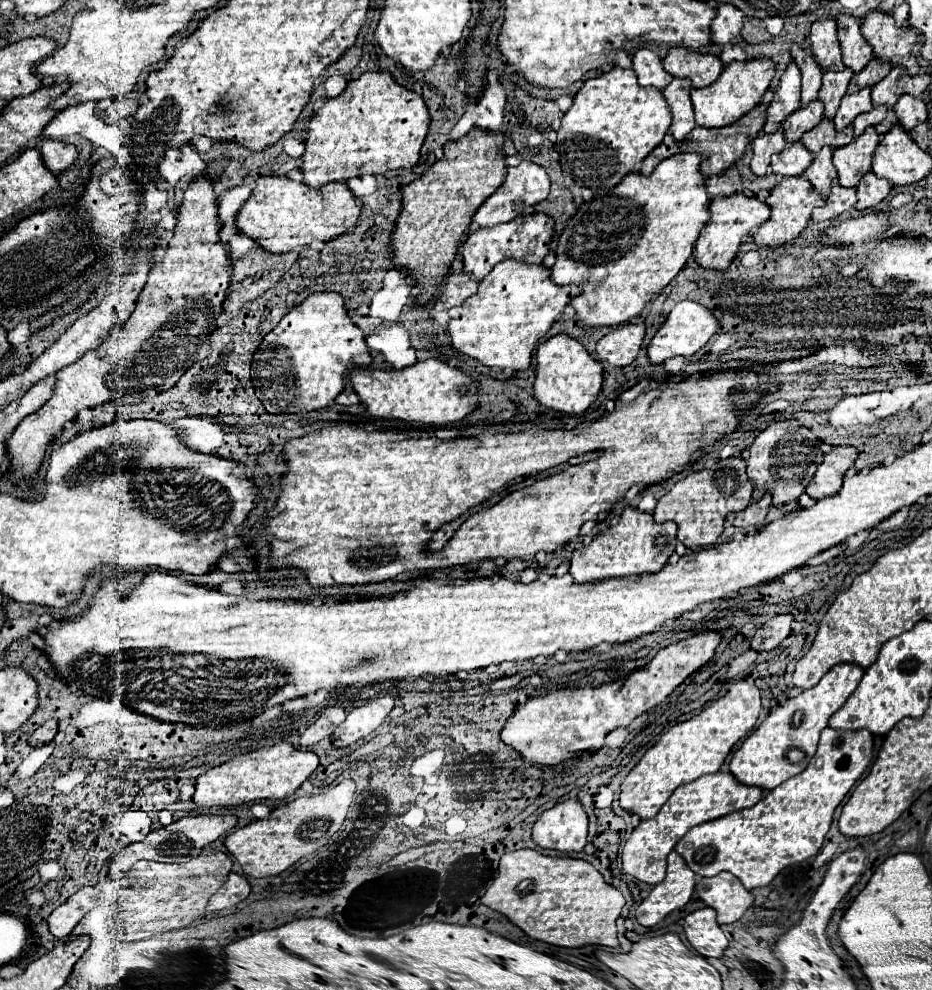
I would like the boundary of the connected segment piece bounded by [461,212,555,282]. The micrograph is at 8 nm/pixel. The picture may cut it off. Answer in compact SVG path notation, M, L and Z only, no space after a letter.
M535 212L529 216L519 216L511 222L497 224L493 228L479 228L461 246L461 256L463 256L463 270L471 272L479 282L493 270L497 262L503 262L507 258L523 260L523 262L543 262L545 254L549 252L549 242L555 232L555 222L551 216Z

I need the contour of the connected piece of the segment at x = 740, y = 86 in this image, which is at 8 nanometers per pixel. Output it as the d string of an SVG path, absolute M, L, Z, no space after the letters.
M753 58L747 62L731 62L725 66L721 72L719 80L707 88L693 88L691 92L691 102L695 108L695 120L703 128L721 128L727 124L737 122L741 116L751 112L761 98L765 96L771 80L775 76L775 66L767 58Z

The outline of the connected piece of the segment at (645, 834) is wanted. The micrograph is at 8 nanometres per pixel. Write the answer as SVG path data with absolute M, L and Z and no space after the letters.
M715 772L705 774L689 784L679 786L671 798L661 806L659 814L653 820L641 820L641 824L633 830L631 838L623 846L623 870L645 884L659 884L667 872L667 854L673 846L685 836L685 832L697 824L721 818L735 810L751 808L763 798L763 790L755 786L743 786L735 780L731 772Z

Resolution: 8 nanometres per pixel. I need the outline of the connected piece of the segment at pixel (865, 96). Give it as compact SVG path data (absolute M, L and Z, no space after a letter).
M863 88L859 92L855 92L855 94L845 94L843 100L841 100L841 106L839 106L839 112L837 112L833 124L841 132L847 126L851 126L853 120L859 114L869 112L871 108L873 108L873 104L871 104L871 88Z

